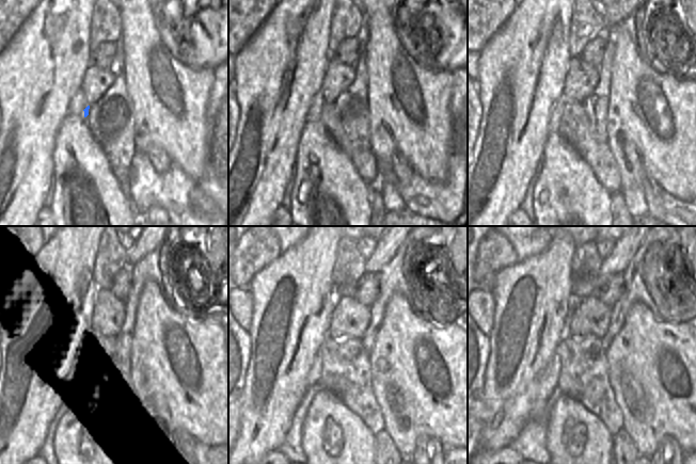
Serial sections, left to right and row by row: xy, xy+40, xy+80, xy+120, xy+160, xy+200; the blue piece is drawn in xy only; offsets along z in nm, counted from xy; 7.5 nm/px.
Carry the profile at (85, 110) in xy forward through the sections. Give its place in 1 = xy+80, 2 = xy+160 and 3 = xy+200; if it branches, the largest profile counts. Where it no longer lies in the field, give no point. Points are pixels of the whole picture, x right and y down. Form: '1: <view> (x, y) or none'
1: xy+80 (575, 128)
2: xy+160 (345, 367)
3: xy+200 (584, 377)

